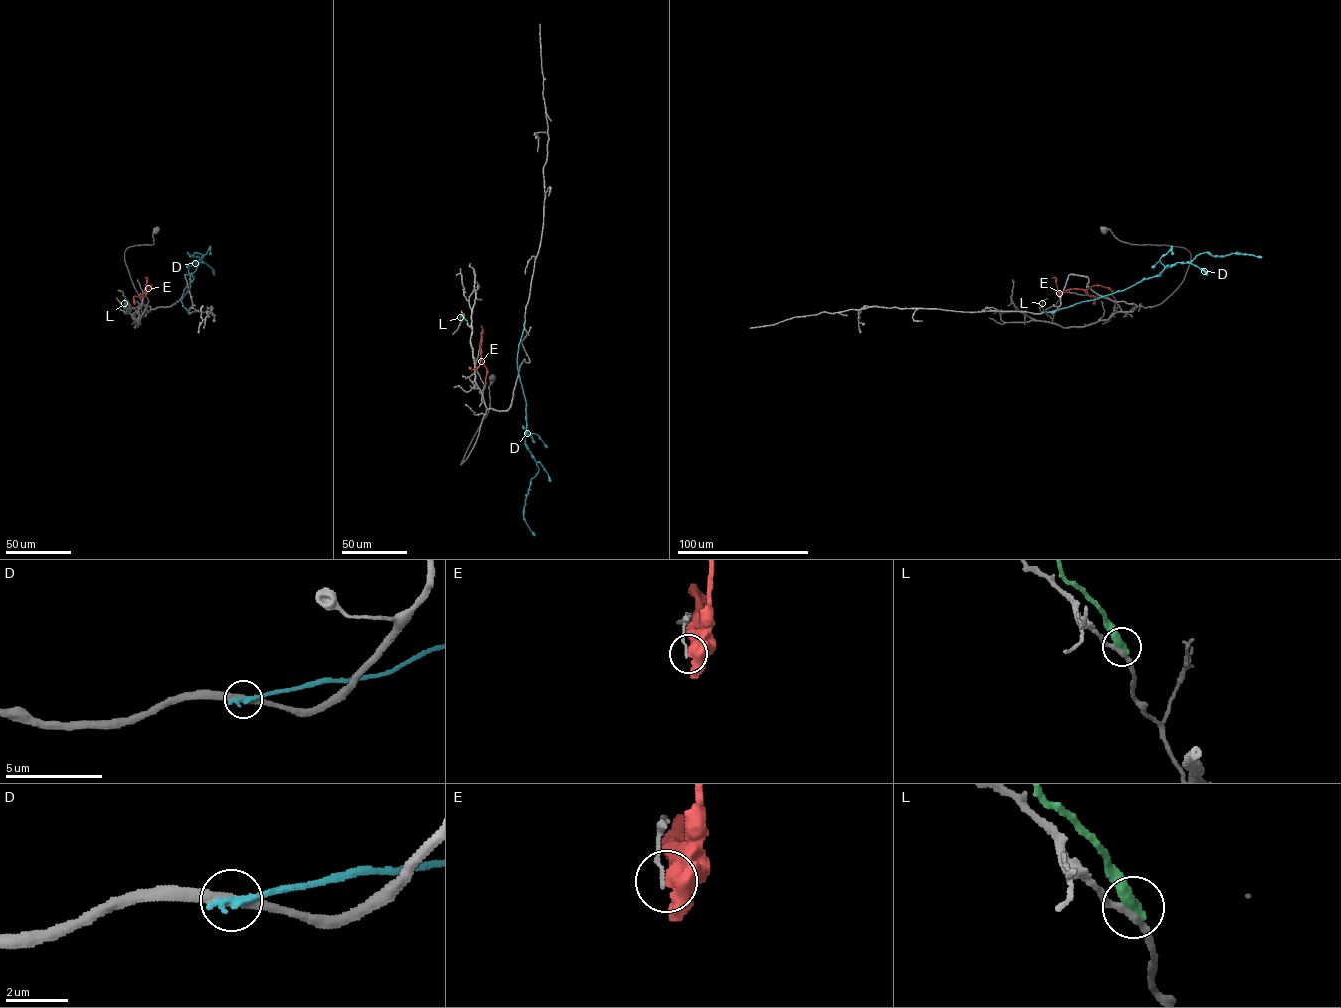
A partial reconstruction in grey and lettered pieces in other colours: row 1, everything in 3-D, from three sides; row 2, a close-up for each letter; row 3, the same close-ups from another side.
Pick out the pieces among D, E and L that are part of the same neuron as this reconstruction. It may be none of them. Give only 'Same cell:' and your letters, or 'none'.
Same cell: none

